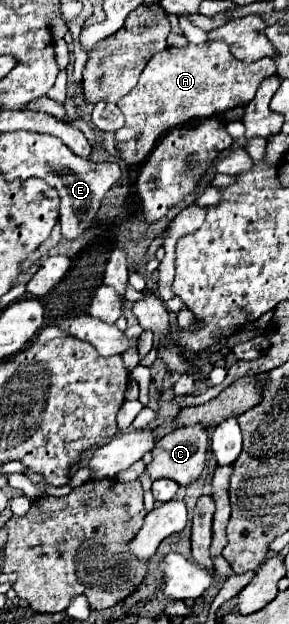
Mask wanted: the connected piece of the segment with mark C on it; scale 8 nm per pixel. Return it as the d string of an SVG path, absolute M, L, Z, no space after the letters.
M184 426L176 428L174 432L162 436L154 450L152 450L152 462L146 466L146 474L150 480L160 480L160 478L170 478L178 482L180 486L190 484L200 476L206 464L206 450L208 450L208 432L204 426Z

